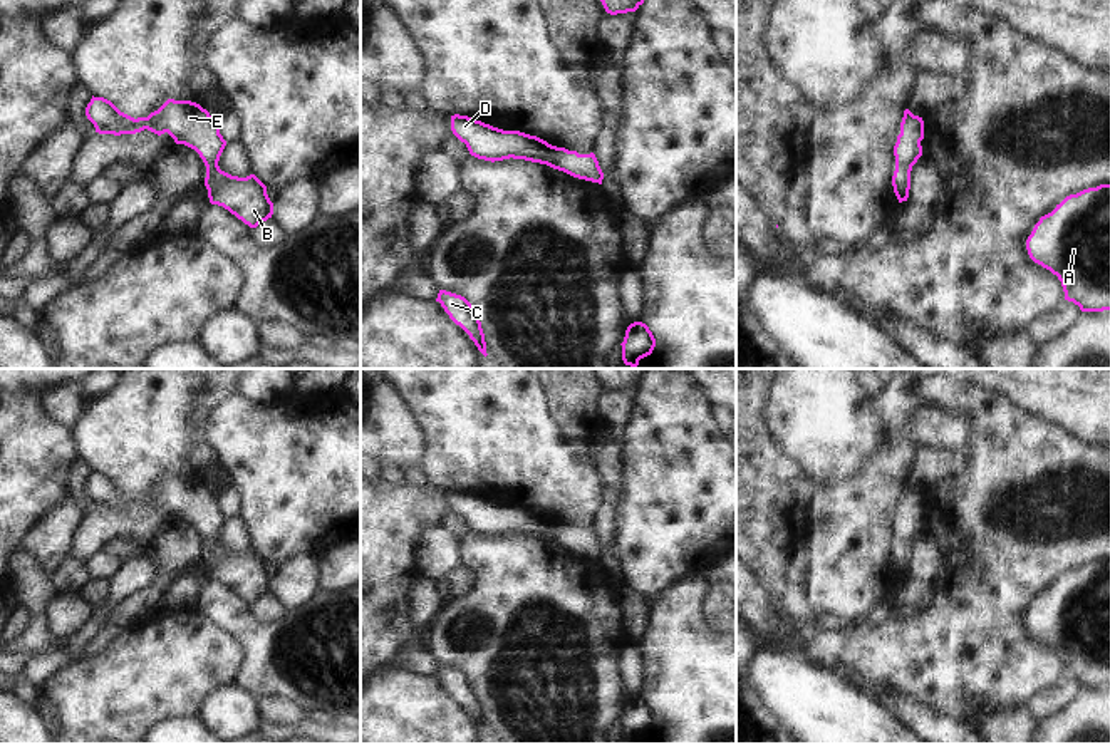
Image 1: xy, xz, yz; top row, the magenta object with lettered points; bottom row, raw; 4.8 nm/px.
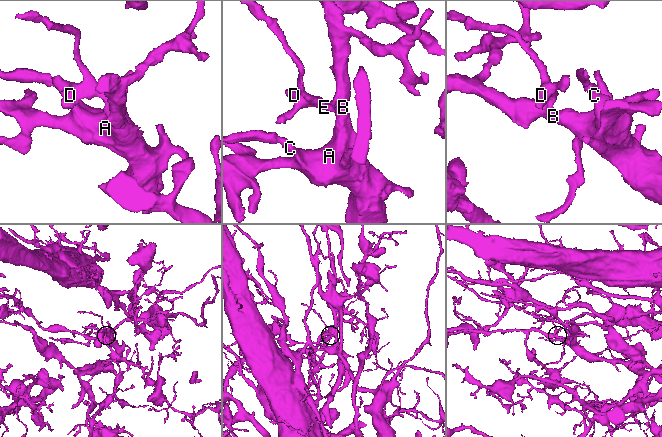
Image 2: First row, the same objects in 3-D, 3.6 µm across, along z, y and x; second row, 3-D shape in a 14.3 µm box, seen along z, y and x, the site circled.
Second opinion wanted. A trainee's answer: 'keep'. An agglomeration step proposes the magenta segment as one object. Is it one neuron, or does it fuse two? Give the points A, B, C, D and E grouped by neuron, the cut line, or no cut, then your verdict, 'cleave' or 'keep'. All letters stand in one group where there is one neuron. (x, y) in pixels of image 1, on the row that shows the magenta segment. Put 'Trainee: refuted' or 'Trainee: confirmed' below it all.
A B C D E | no cut | keep
Trainee: confirmed

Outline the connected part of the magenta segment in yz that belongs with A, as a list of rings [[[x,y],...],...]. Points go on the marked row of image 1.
[[[1110,184],[1066,196],[1041,216],[1026,240],[1030,258],[1061,282],[1065,300],[1081,312],[1110,310]]]

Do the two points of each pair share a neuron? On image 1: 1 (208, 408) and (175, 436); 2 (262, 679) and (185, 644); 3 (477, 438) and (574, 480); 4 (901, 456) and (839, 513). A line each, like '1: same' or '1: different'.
1: different
2: different
3: same
4: same

